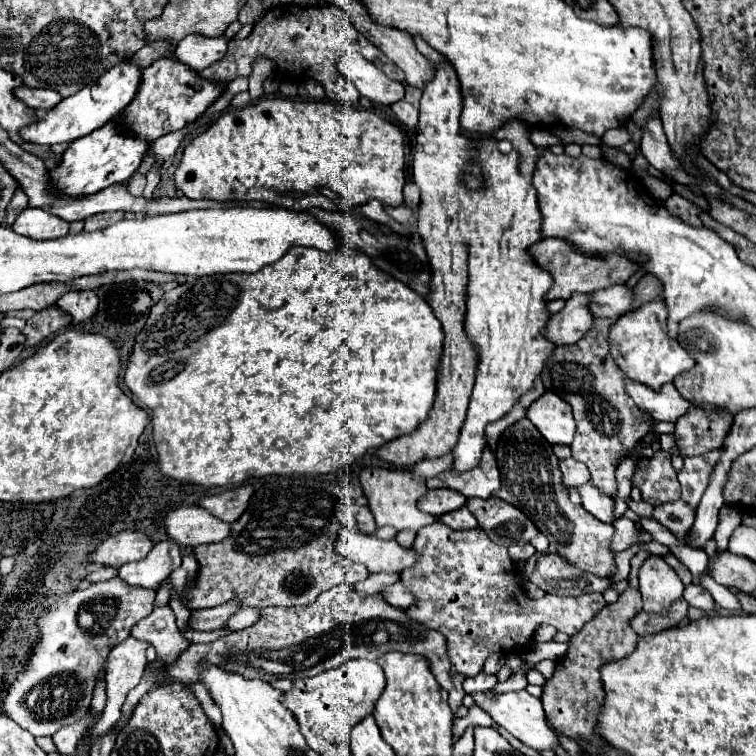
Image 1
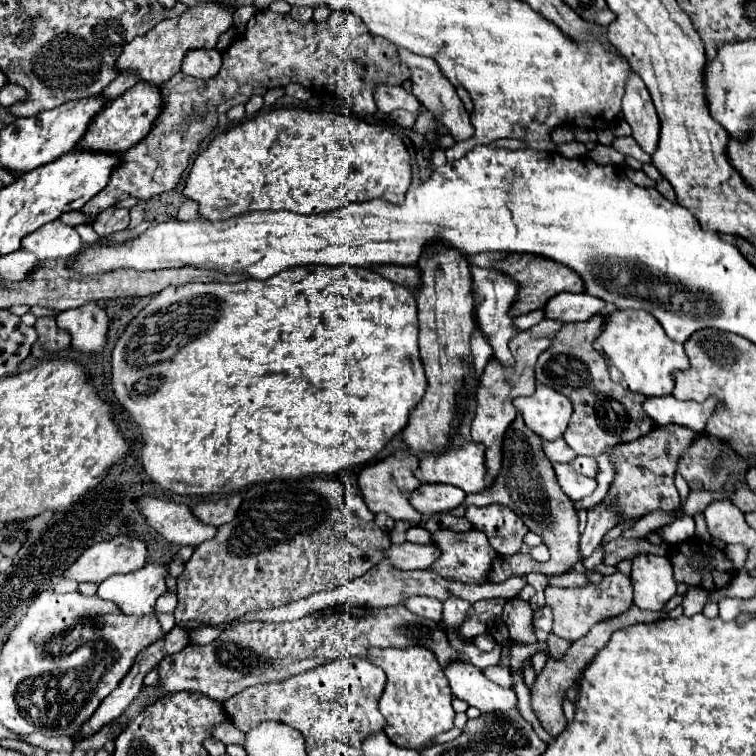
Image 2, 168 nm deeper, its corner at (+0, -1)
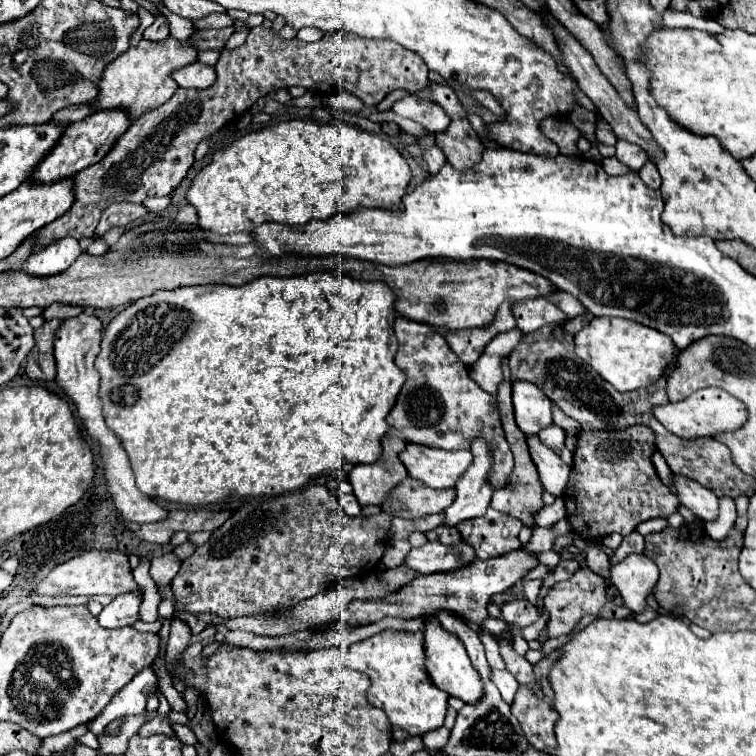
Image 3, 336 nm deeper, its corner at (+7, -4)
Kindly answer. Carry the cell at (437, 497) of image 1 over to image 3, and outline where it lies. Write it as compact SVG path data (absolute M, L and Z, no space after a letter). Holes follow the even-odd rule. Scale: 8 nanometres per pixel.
M403 479L383 501L383 511L403 519L417 519L431 513L441 513L455 501L455 489L431 489L417 479Z

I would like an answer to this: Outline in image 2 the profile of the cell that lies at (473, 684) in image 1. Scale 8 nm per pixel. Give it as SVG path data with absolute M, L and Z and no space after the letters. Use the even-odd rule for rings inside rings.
M488 666L486 670L484 670L484 674L492 680L492 682L496 682L498 686L502 686L502 688L512 688L512 676L510 676L510 670L506 668L506 666Z

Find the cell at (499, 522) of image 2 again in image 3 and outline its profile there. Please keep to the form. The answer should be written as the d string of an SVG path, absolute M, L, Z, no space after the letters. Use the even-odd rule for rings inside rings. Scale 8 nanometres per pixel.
M491 507L483 517L459 523L461 537L473 545L479 559L491 559L521 549L517 539L521 527L523 523L519 519L499 513Z

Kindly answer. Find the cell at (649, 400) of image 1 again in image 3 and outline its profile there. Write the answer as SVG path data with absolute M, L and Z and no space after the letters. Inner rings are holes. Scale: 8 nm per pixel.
M719 387L699 389L691 397L687 397L685 401L653 407L653 415L659 423L663 423L663 427L667 431L671 431L673 435L677 435L681 439L695 439L695 437L715 435L719 431L733 431L733 429L741 427L747 419L745 405L739 399L731 397L727 391L719 389Z

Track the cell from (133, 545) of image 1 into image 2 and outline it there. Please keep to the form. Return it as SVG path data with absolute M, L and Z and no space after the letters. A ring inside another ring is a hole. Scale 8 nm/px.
M116 536L90 546L62 576L68 580L100 584L108 576L136 572L146 564L146 546L128 536Z

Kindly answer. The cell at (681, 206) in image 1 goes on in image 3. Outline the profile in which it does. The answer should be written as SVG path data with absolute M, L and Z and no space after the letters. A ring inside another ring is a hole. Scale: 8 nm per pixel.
M647 161L645 165L643 165L643 169L639 171L639 177L643 179L643 183L647 185L647 187L651 187L653 191L657 191L659 187L661 187L661 177L659 177L659 171L655 169L655 165L651 163L651 161Z

